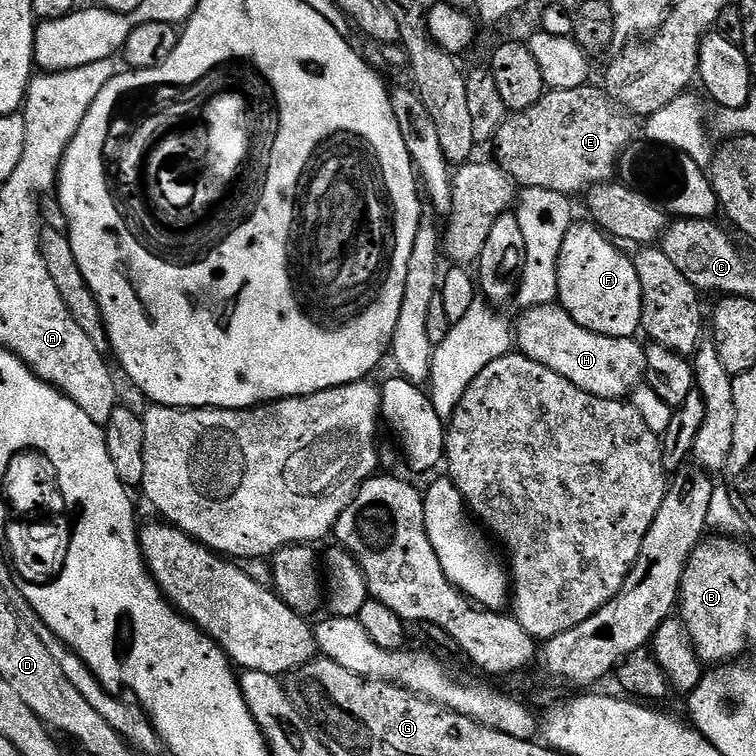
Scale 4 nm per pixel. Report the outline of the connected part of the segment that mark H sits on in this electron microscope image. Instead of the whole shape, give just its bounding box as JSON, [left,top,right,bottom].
[514,303,647,400]

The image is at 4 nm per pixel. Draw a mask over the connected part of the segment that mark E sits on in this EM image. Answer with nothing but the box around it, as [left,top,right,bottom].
[494,84,635,196]

